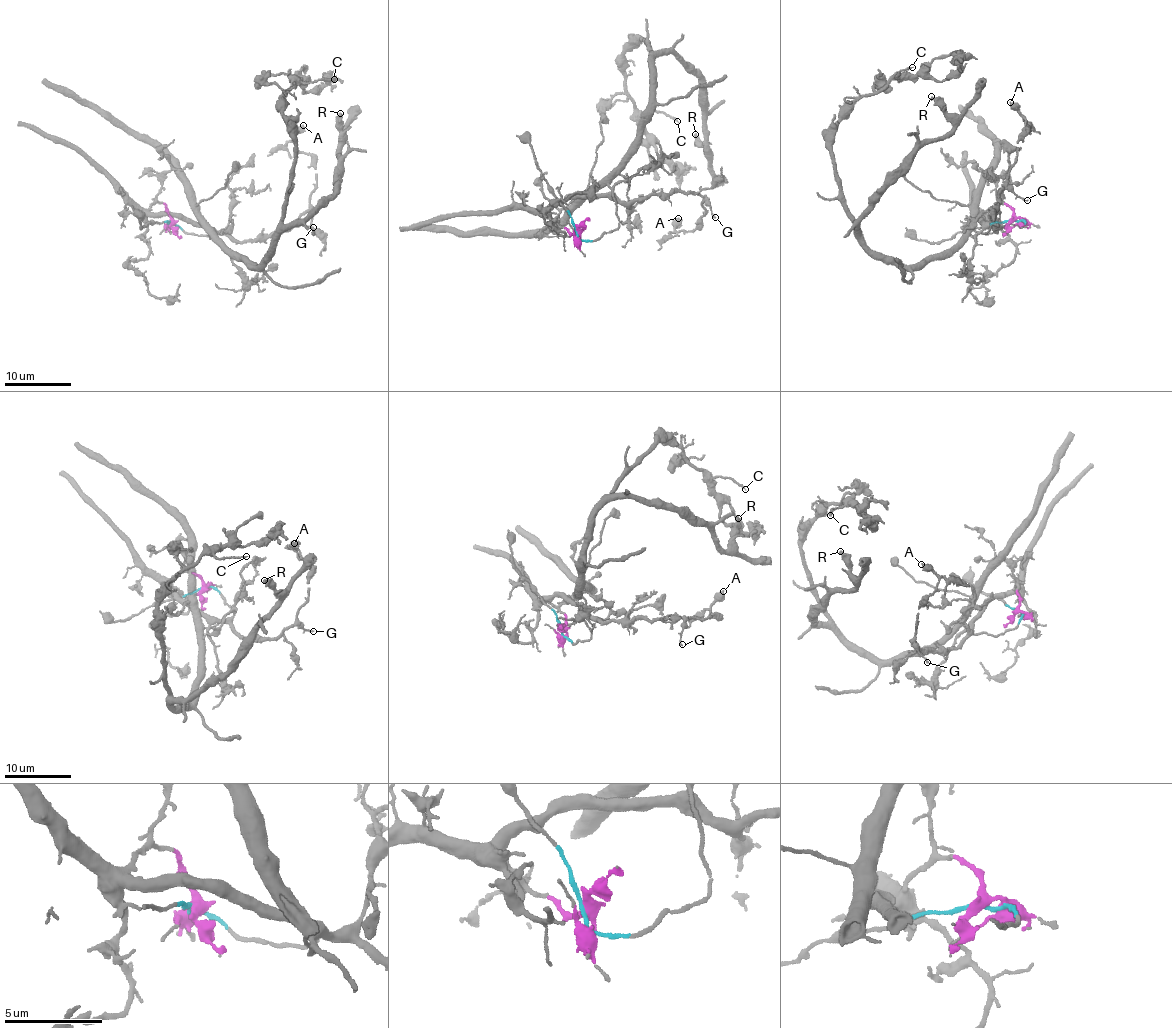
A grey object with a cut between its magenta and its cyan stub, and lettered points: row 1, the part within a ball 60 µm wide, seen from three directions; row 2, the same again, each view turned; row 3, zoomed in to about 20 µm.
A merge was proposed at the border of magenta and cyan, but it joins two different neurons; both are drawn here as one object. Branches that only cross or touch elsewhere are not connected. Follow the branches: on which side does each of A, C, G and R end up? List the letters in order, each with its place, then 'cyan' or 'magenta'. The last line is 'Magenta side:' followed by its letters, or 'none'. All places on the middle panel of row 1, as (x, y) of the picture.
A: place (678, 218); magenta
C: place (677, 121); cyan
G: place (715, 217); magenta
R: place (695, 134); cyan
Magenta side: A, G

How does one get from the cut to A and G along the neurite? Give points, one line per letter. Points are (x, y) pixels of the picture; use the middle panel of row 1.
A: (577, 230), (555, 222), (550, 209), (572, 197), (700, 194), (699, 224), (678, 231), (679, 217)
G: (577, 230), (573, 234), (555, 222), (550, 209), (572, 197), (629, 202), (676, 191), (700, 193), (715, 217)

